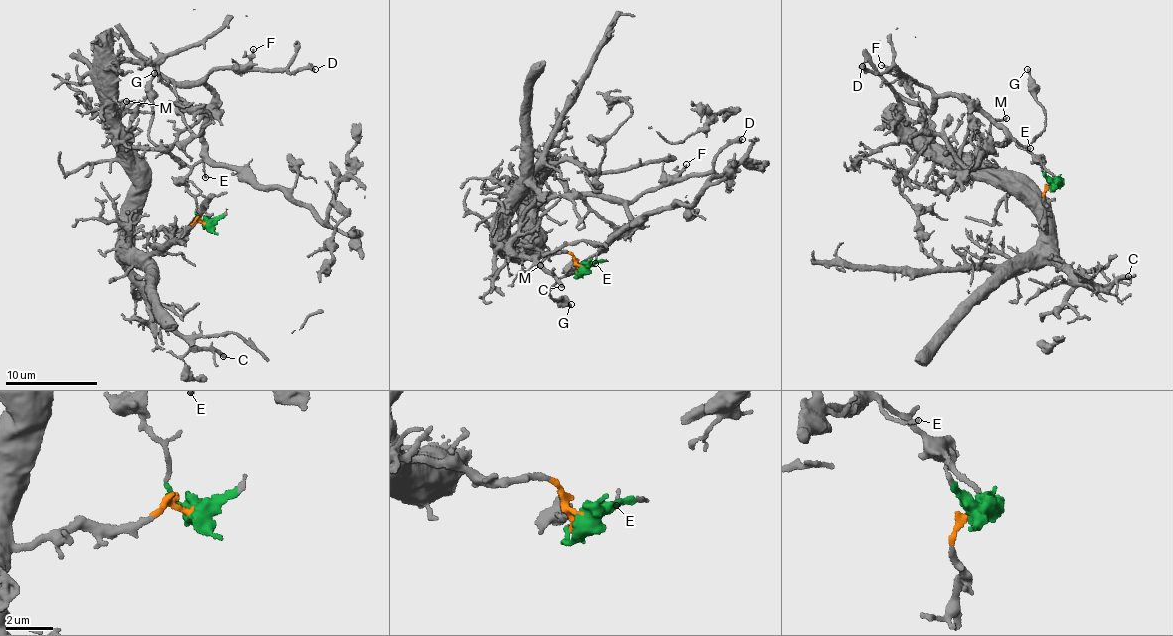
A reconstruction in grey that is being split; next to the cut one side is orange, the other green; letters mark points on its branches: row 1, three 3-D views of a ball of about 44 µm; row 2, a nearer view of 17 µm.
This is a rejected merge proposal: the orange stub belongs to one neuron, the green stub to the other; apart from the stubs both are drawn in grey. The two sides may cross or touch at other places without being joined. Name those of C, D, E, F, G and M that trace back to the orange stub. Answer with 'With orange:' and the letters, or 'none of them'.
With orange: C, M

